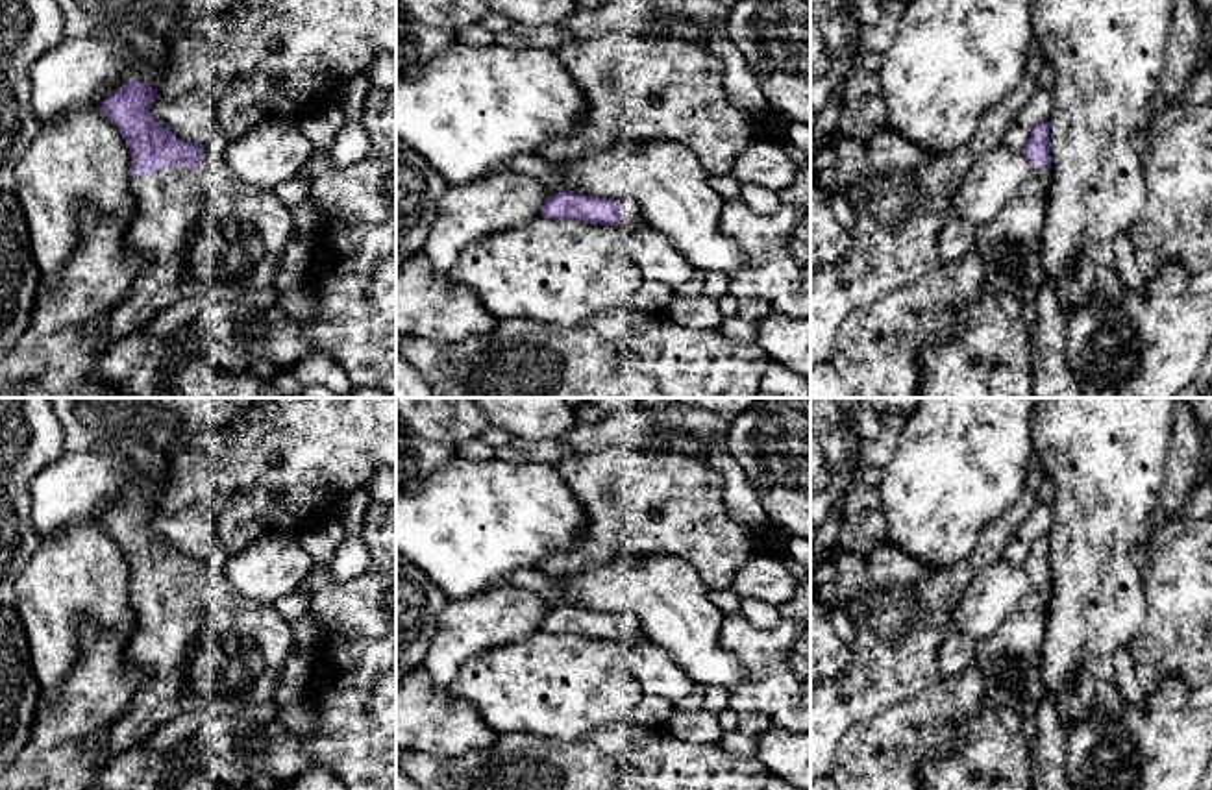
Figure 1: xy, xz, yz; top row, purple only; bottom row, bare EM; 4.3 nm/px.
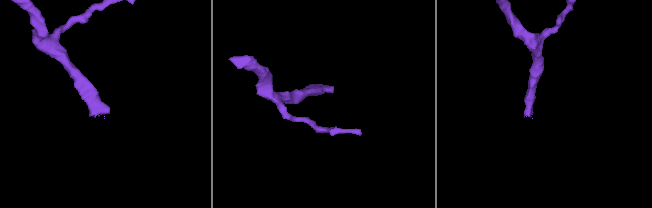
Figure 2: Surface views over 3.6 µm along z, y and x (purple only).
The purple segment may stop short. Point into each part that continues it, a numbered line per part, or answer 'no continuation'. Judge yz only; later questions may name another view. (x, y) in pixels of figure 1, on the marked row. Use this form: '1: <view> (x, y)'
1: yz (1011, 245)

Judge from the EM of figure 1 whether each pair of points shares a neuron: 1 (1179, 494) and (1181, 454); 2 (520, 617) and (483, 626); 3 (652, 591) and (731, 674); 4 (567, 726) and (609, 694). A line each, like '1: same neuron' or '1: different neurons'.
1: same neuron
2: same neuron
3: same neuron
4: same neuron

